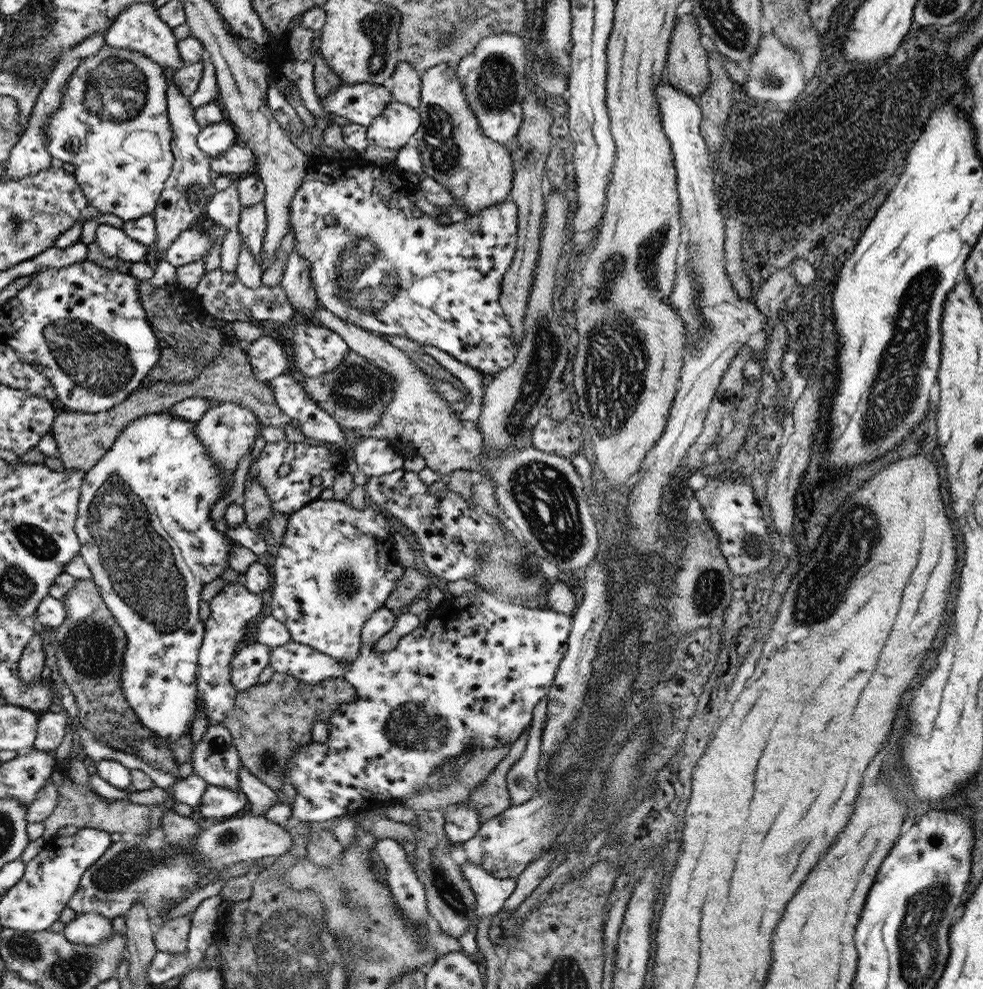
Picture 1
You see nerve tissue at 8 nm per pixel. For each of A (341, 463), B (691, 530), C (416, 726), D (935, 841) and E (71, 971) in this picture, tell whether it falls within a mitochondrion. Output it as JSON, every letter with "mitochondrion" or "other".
{"A":"other","B":"other","C":"mitochondrion","D":"other","E":"mitochondrion"}

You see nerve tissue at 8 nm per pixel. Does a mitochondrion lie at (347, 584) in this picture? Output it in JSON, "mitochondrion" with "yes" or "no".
{"mitochondrion":"yes"}

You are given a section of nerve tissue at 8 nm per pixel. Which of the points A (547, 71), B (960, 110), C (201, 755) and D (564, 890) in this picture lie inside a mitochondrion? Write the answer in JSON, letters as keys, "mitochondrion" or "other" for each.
{"A":"mitochondrion","B":"other","C":"other","D":"other"}

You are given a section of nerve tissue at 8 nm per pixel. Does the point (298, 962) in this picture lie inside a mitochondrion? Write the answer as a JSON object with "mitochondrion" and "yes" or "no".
{"mitochondrion":"yes"}

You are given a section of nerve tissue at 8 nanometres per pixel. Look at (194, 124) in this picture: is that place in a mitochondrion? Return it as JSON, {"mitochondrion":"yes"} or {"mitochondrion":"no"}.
{"mitochondrion":"no"}

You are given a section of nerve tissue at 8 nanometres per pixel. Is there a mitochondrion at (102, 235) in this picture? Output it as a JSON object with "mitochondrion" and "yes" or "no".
{"mitochondrion":"no"}

